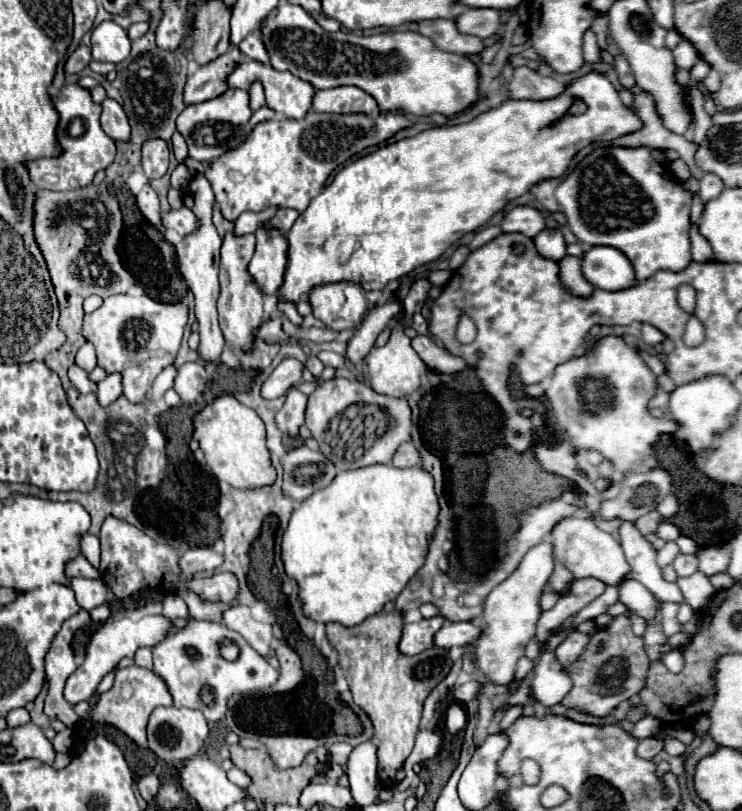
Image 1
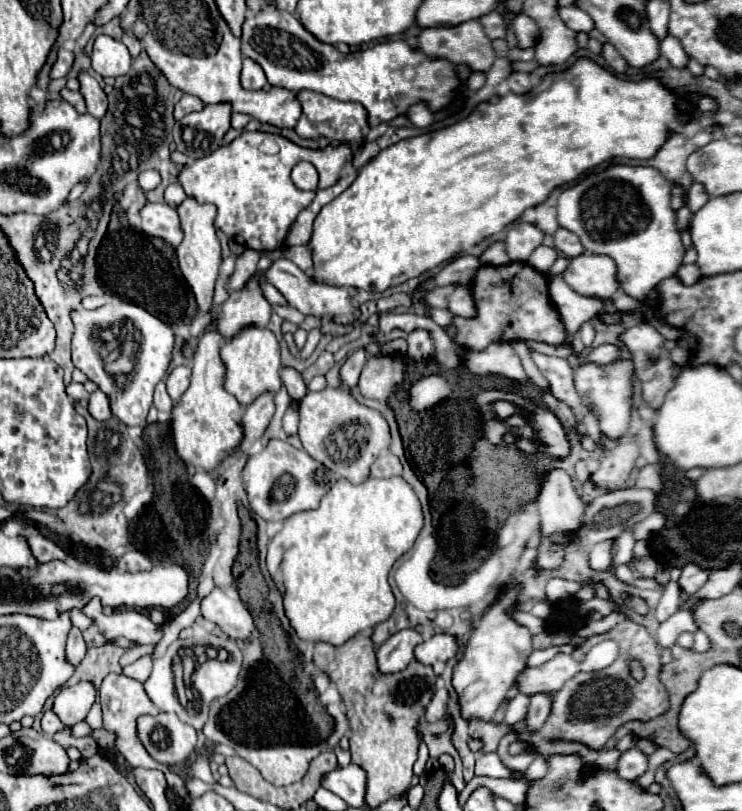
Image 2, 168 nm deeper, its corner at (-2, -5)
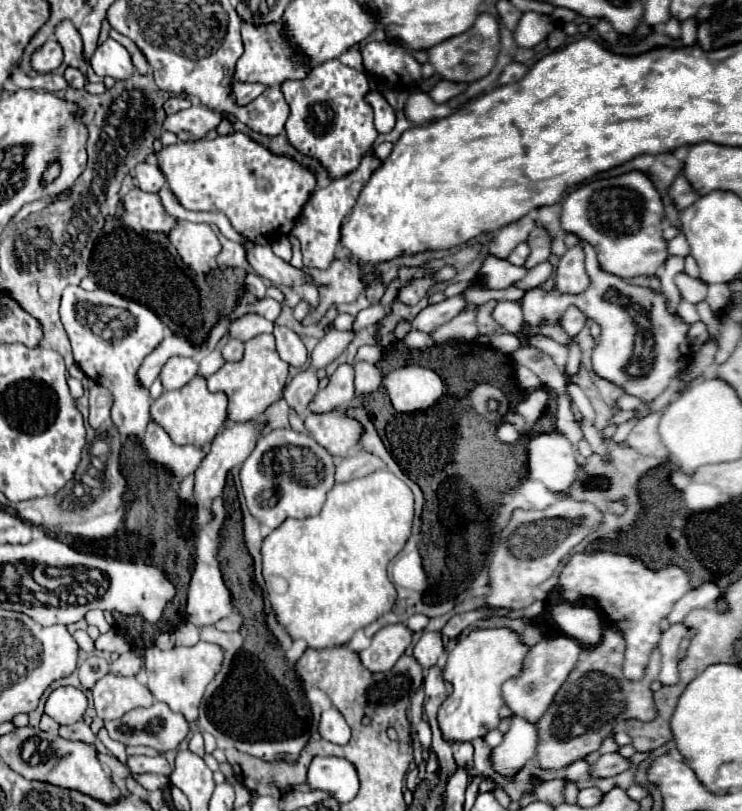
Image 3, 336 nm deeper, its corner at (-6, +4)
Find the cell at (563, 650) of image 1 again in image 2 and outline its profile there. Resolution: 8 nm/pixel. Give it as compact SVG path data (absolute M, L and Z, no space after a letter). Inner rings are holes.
M556 654L538 668L526 668L516 680L520 684L520 692L530 696L536 692L558 692L558 688L562 688L562 684L578 670L580 664L570 654Z

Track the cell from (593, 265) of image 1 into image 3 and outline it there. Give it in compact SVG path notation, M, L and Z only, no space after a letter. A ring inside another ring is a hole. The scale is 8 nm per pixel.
M570 247L558 261L554 273L554 285L558 293L580 295L588 287L588 275L584 271L584 251L582 247Z

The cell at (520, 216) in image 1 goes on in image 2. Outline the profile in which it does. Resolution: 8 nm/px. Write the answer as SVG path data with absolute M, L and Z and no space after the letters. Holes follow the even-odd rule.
M522 222L522 224L512 226L504 240L510 260L526 262L528 256L534 252L534 248L542 244L542 238L544 238L544 232L538 230L534 224Z

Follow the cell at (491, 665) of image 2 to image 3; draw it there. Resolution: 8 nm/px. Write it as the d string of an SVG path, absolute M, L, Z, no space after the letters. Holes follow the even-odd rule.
M478 629L456 643L448 653L448 661L442 671L444 681L452 683L454 689L438 709L438 725L444 741L472 741L498 727L498 711L504 705L500 687L504 681L518 675L528 649L530 647L520 643L520 637L510 629Z

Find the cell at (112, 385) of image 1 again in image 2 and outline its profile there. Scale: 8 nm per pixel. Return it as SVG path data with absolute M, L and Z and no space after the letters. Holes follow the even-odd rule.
M96 390L94 394L90 394L88 412L90 412L90 414L96 418L96 420L108 420L108 418L112 416L108 396L106 396L102 390Z

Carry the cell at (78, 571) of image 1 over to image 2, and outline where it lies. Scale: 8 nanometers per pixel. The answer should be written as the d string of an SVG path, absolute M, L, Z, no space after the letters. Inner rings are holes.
M36 534L36 536L28 536L30 540L30 548L34 552L34 556L38 556L40 562L52 562L52 560L62 560L62 562L70 562L72 558L50 538Z

